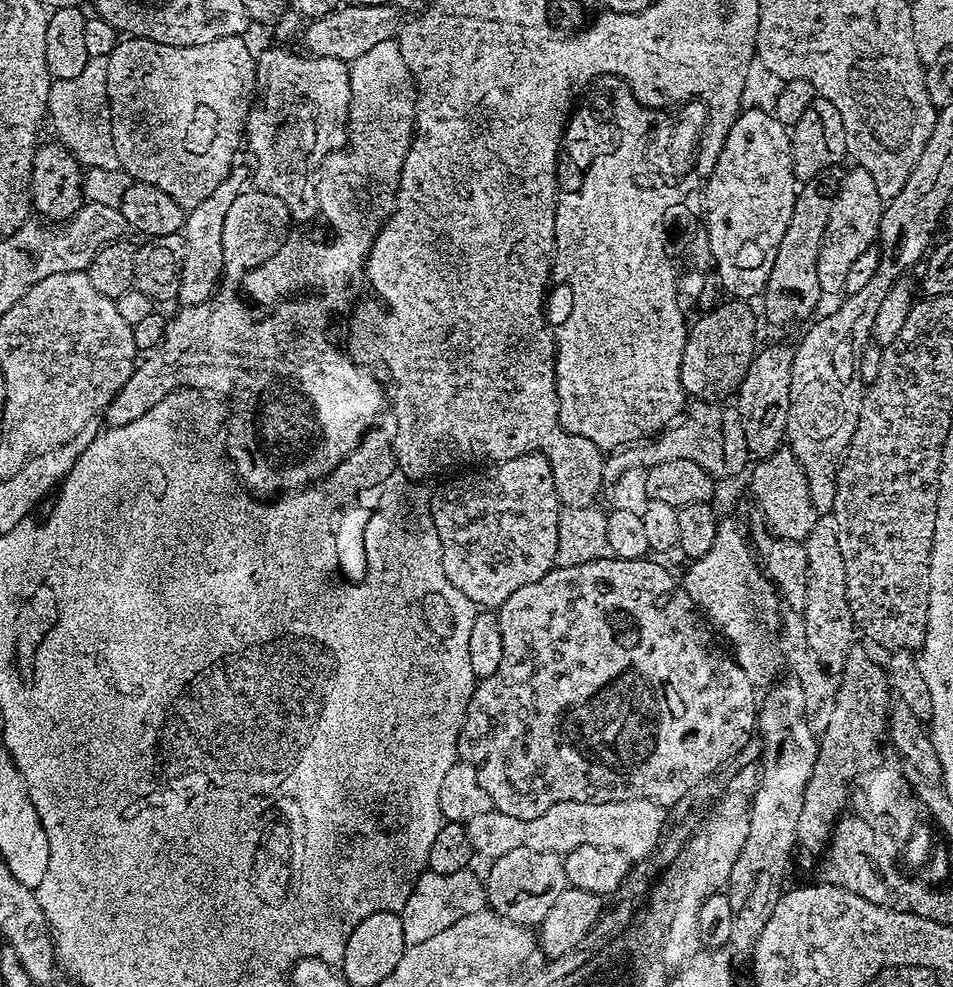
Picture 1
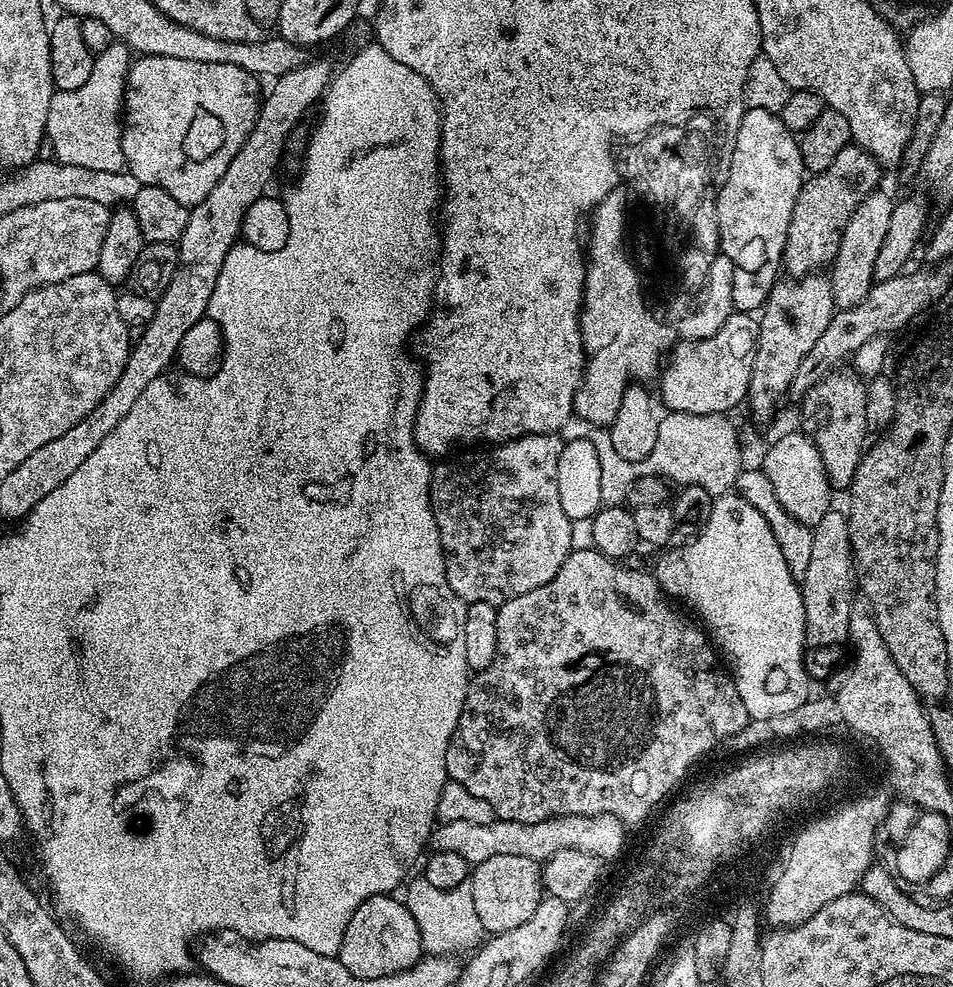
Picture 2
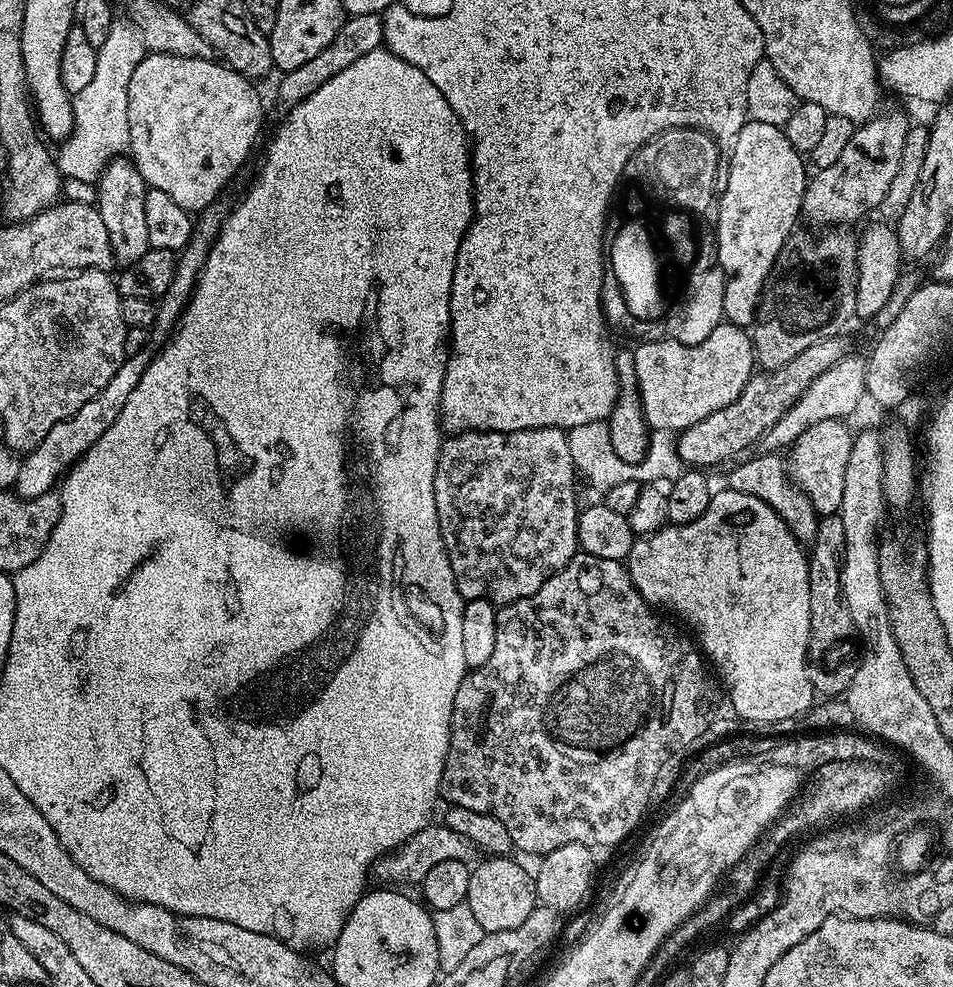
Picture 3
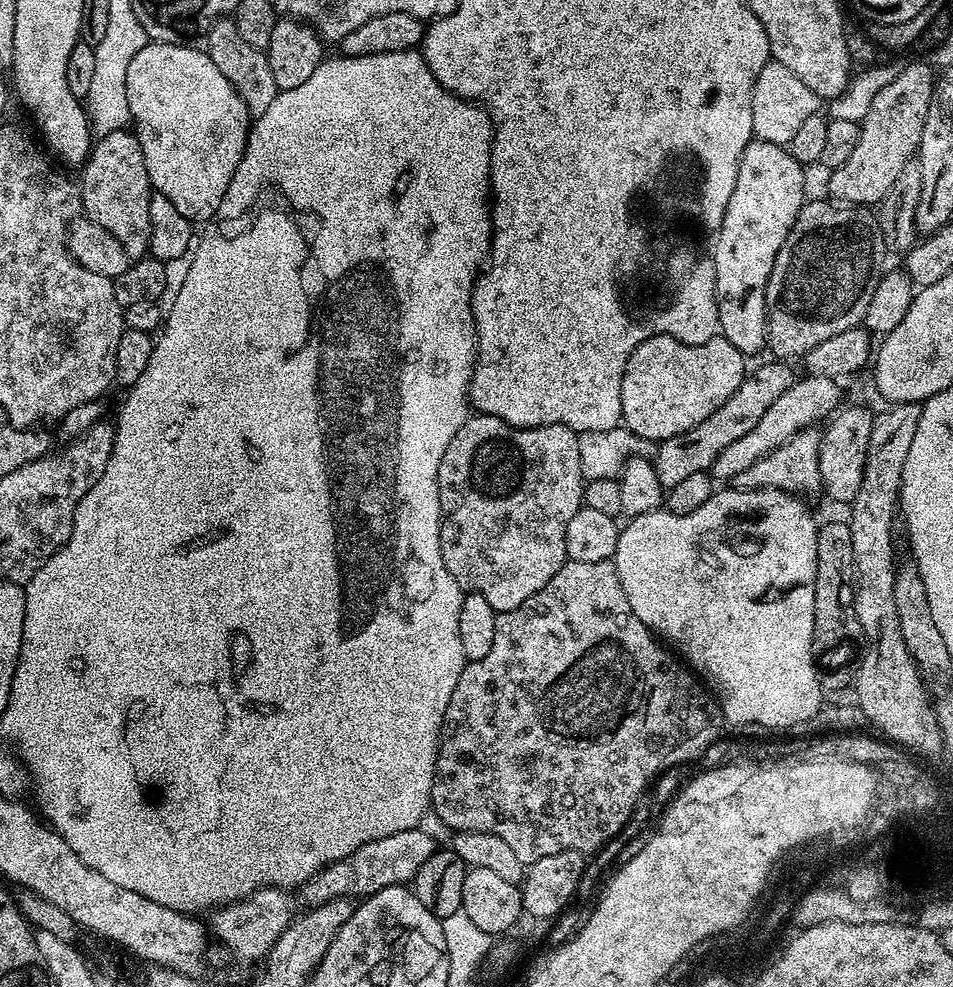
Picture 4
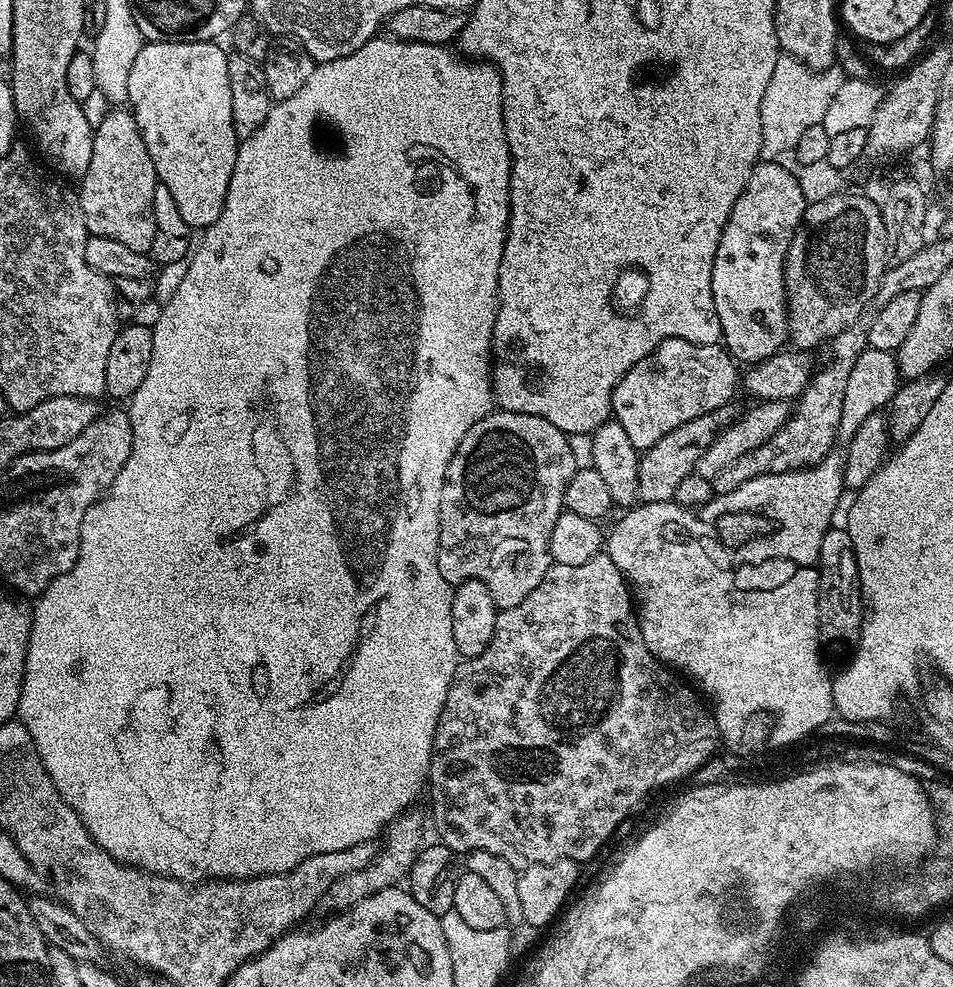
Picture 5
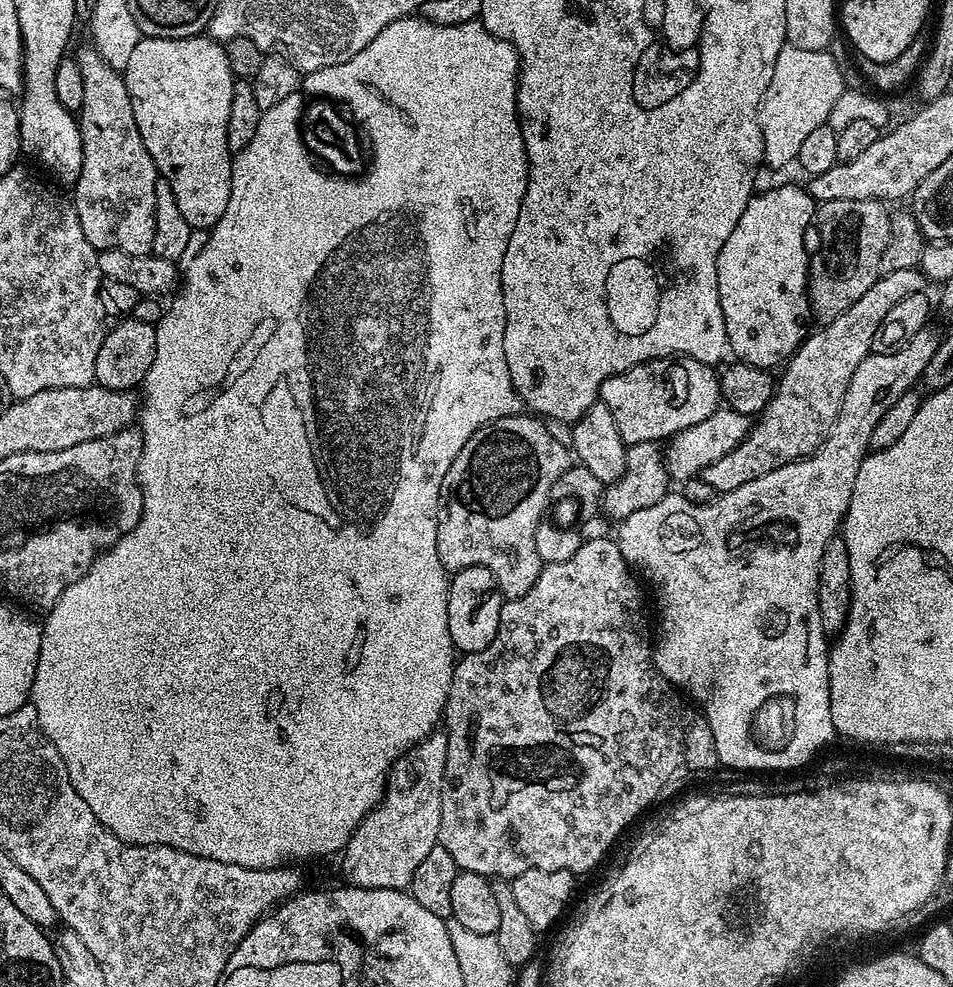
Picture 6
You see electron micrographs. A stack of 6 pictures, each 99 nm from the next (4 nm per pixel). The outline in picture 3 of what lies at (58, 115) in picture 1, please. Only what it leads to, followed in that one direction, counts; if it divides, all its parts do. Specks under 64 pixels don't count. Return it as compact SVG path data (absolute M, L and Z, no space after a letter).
M113 19L110 38L96 49L98 66L94 69L94 79L72 96L72 133L59 145L60 153L57 151L54 156L61 177L95 184L108 163L128 152L130 77L134 70L138 70L138 62L142 62L145 55L140 31L127 19Z

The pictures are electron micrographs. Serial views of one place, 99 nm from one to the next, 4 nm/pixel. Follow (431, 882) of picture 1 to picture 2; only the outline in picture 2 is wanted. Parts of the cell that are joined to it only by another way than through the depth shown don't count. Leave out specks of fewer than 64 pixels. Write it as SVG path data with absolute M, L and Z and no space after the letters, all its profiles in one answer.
M416 876L416 879L413 877L407 883L405 890L405 904L419 928L423 949L429 955L454 956L457 955L456 952L473 951L483 943L486 933L475 909L471 883L441 890L438 886L431 885L423 876Z

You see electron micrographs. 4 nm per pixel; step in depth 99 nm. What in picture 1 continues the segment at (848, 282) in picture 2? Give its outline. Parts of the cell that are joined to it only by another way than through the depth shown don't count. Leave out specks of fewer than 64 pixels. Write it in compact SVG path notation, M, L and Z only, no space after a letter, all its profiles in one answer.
M859 166L852 169L840 180L840 189L831 197L830 218L826 222L824 237L818 250L818 286L825 297L839 297L844 292L846 273L850 265L858 259L867 248L877 243L880 235L880 216L884 204L874 186L874 178L866 174Z

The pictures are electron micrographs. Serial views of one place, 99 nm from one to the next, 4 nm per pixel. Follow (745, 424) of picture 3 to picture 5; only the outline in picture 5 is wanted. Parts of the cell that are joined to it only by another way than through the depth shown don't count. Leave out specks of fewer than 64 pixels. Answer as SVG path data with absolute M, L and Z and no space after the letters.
M735 403L723 404L718 410L710 410L710 414L702 414L702 418L690 418L690 422L682 422L678 430L670 430L654 446L640 452L640 465L638 466L638 494L643 503L666 502L675 497L680 483L696 471L698 458L706 454L706 446L714 442L714 438L724 428L729 428L738 415Z

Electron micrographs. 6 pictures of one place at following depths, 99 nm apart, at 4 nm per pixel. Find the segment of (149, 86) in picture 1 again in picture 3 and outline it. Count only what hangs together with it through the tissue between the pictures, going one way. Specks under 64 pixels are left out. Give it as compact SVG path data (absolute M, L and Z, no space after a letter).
M157 52L145 55L144 60L138 62L138 70L134 70L130 77L128 91L128 152L145 184L154 190L162 190L162 194L174 198L178 206L193 214L199 214L217 203L221 199L220 191L247 162L260 136L260 127L264 124L264 104L256 93L256 87L248 77L215 59L182 58Z

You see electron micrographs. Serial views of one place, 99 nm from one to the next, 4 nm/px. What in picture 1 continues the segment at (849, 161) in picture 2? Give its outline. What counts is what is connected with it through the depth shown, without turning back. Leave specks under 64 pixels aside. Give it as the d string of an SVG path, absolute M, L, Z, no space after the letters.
M804 186L797 191L786 234L782 234L782 242L778 242L778 254L774 254L774 266L770 266L770 278L762 293L764 316L776 328L784 328L787 324L803 325L815 310L816 303L822 300L818 286L818 250L832 202L829 193L819 192L814 187Z

